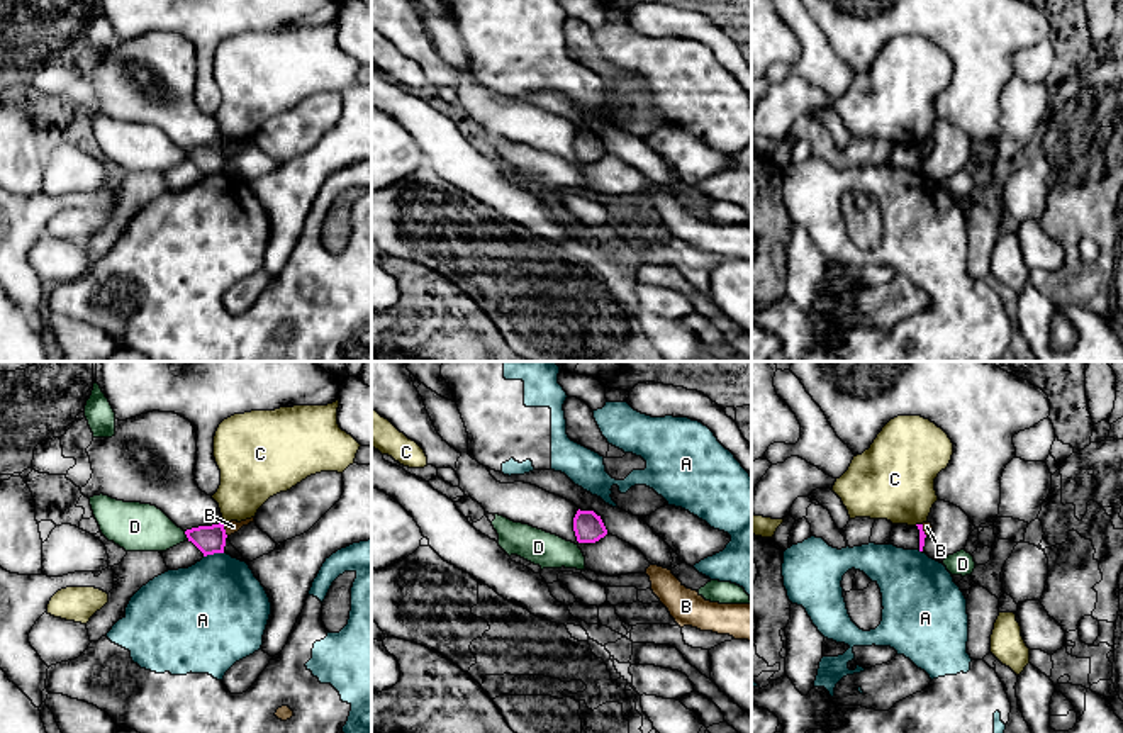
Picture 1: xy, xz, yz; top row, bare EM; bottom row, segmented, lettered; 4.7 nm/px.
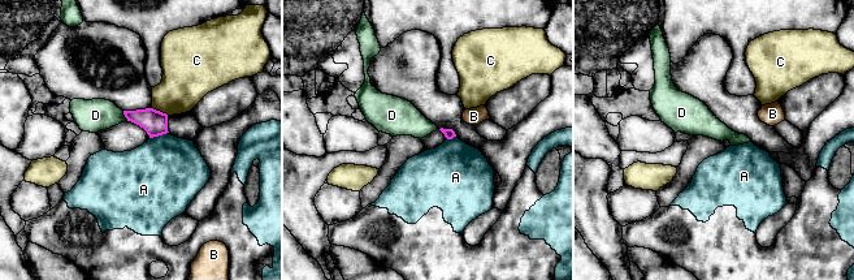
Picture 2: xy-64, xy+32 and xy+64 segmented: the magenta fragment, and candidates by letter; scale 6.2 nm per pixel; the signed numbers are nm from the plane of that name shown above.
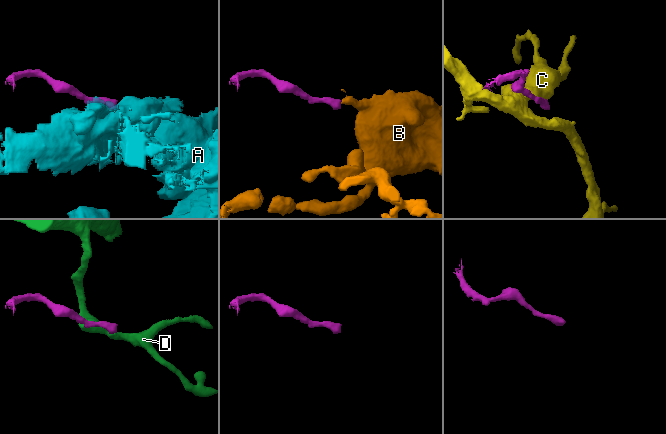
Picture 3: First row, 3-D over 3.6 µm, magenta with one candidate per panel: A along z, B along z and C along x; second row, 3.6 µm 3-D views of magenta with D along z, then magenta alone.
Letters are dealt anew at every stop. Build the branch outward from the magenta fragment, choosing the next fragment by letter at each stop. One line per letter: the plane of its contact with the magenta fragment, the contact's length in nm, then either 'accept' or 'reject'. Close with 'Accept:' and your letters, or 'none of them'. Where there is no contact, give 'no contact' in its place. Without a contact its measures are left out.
A: xy | 100 nm | reject
B: xy | 70 nm | reject
C: yz | 40 nm | reject
D: xy | 50 nm | reject
Accept: none of them

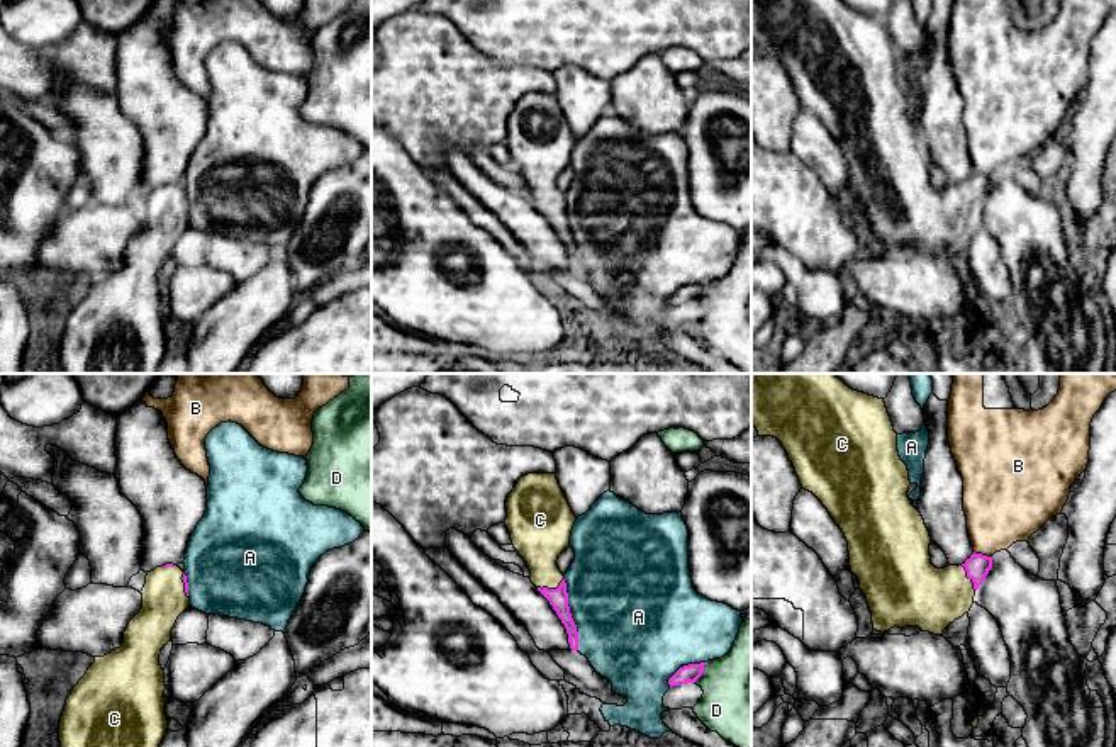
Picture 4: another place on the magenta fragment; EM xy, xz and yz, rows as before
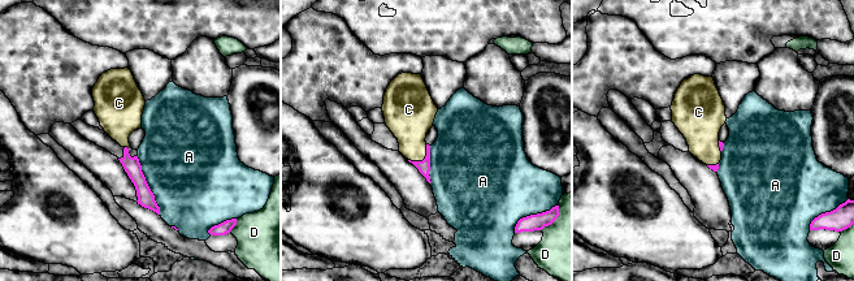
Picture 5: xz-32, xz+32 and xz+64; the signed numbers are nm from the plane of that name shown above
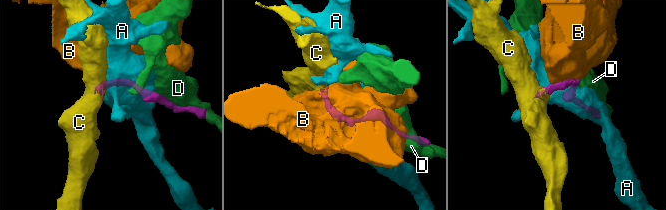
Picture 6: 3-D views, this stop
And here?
A: xz | 340 nm | reject
B: yz | 90 nm | reject
C: yz | 150 nm | accept
D: xz | 110 nm | reject
Accept: C

